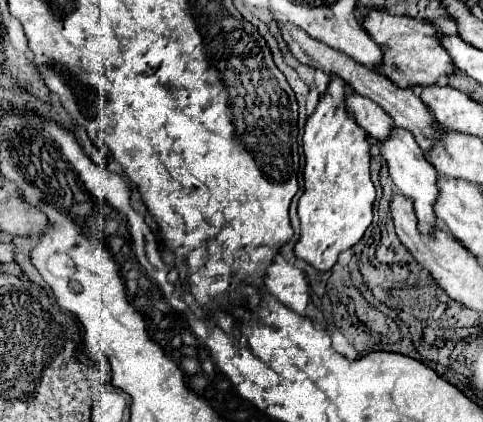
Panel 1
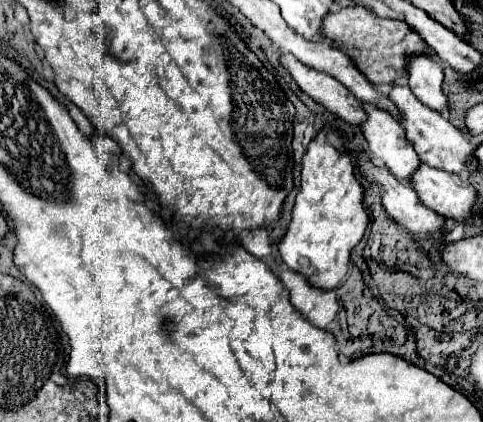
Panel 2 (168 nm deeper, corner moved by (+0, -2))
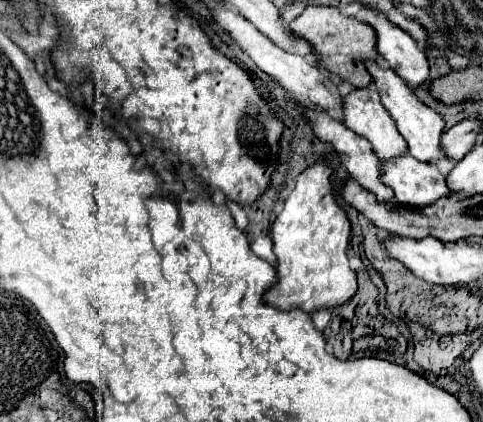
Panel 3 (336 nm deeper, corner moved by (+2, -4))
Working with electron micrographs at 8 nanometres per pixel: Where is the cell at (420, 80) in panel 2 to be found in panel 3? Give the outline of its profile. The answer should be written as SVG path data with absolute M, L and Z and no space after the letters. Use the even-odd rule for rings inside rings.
M367 9L367 17L363 21L371 25L377 35L378 57L375 61L389 65L409 87L419 87L429 77L429 61L417 41L407 31L391 23L381 11Z

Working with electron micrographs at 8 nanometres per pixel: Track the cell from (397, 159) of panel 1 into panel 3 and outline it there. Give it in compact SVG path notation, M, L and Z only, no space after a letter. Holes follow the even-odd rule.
M373 83L363 87L363 89L353 89L349 95L343 97L343 119L351 131L355 131L361 137L367 137L367 141L373 145L373 151L377 153L377 157L381 161L407 153L405 139L399 135L397 127L393 125L393 119L385 113L385 107L381 105L381 101L377 97L377 89Z

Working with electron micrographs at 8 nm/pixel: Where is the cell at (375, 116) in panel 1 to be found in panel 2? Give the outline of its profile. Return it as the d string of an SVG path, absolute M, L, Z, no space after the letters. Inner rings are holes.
M289 53L281 55L281 63L283 67L287 67L287 71L297 81L297 85L317 103L327 107L331 113L337 113L337 117L357 127L367 121L363 103L359 103L343 83L339 83L327 73L319 73L311 67L305 67Z

